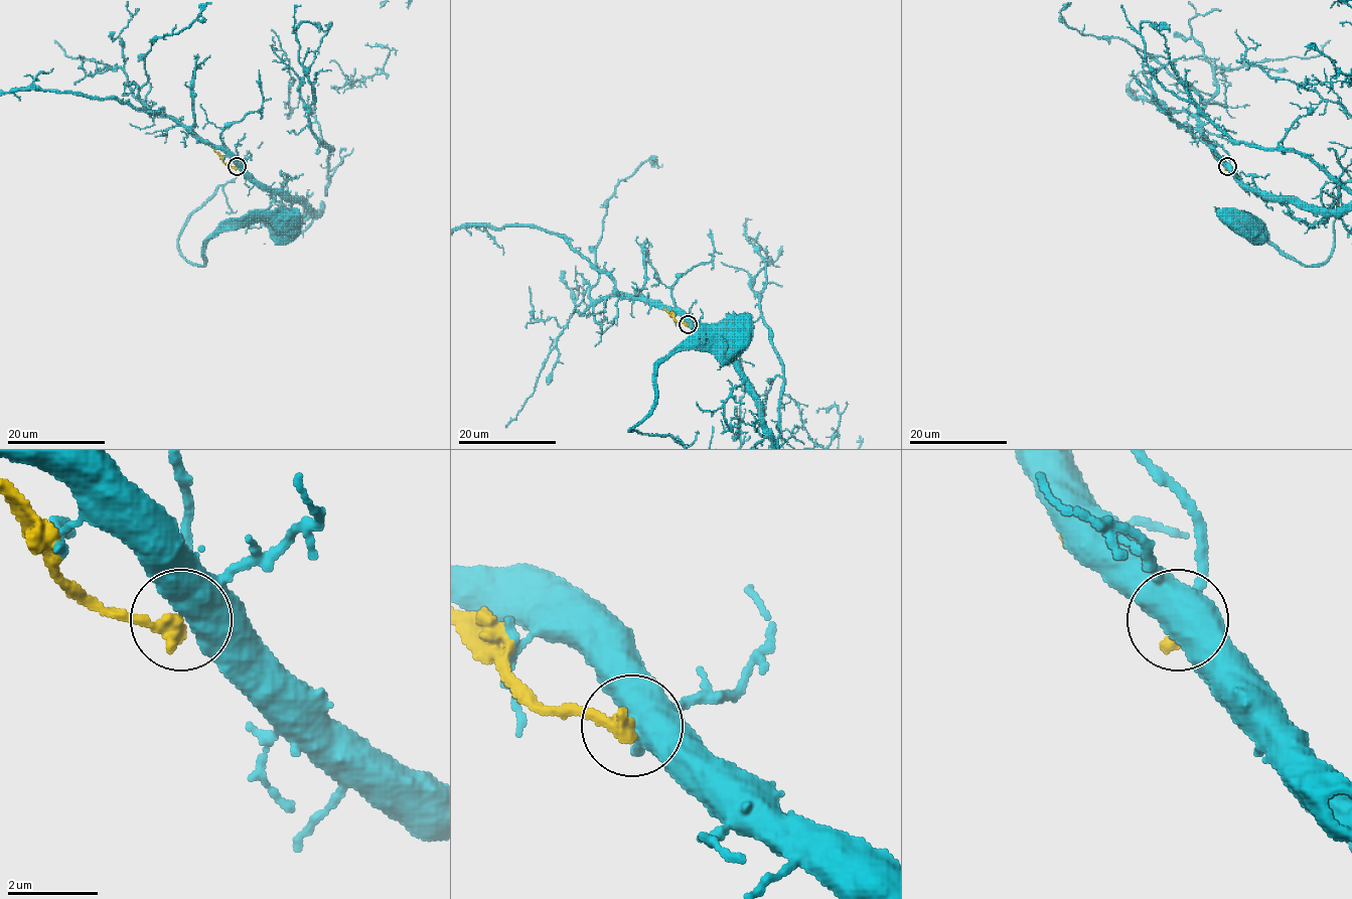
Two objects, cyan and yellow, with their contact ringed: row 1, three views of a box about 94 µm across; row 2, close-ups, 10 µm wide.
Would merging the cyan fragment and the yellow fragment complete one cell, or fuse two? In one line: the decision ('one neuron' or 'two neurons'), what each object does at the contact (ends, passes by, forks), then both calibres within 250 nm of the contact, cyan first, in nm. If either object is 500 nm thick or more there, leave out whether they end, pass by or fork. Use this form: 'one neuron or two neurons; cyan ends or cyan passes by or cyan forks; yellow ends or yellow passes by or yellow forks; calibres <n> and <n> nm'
two neurons; calibres 550 and 360 nm

